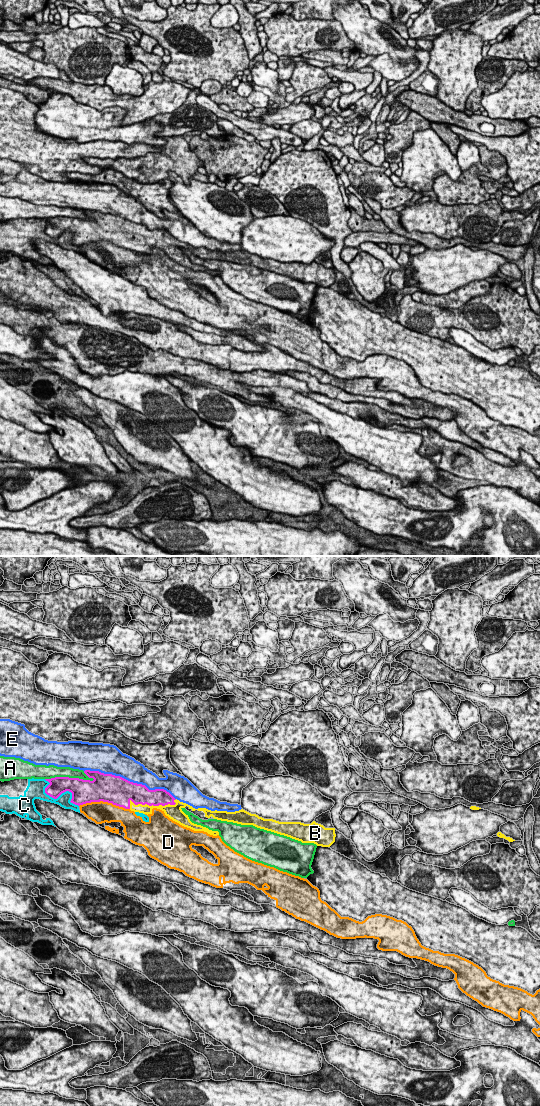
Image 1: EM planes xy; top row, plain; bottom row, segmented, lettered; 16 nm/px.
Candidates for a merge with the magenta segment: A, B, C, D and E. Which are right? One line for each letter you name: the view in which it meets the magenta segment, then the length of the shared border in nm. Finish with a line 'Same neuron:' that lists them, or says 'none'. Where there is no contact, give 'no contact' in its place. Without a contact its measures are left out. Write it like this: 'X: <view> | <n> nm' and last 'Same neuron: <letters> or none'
B: xy | 800 nm
Same neuron: B

